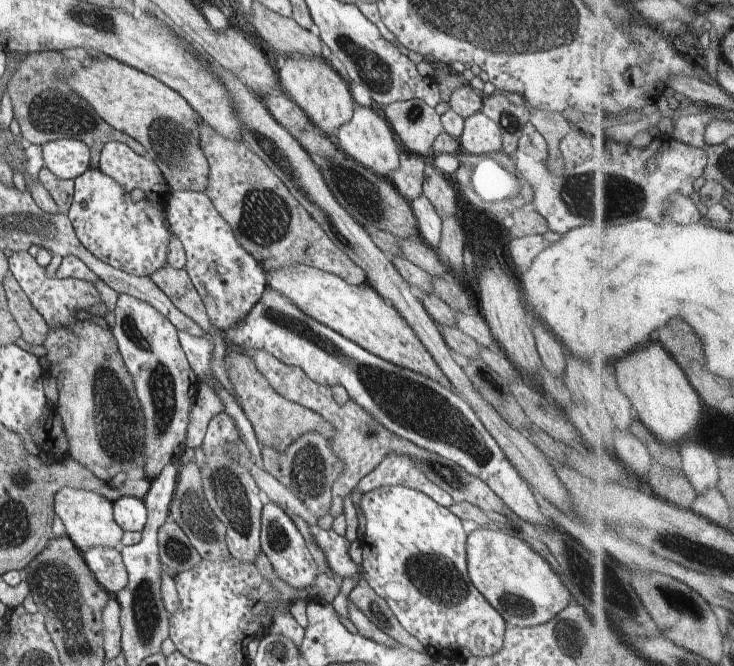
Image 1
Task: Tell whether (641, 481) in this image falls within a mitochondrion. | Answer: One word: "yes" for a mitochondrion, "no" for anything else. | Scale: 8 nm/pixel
no

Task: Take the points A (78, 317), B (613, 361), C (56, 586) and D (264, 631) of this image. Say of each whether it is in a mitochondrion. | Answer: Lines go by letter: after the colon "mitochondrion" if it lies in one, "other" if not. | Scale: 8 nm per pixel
A: other
B: other
C: mitochondrion
D: other

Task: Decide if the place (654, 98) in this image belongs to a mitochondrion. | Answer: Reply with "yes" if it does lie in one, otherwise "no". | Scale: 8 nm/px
no

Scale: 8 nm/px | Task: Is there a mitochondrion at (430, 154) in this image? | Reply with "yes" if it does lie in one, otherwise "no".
no

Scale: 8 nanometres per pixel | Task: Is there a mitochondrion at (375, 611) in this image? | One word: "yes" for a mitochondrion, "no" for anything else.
yes

